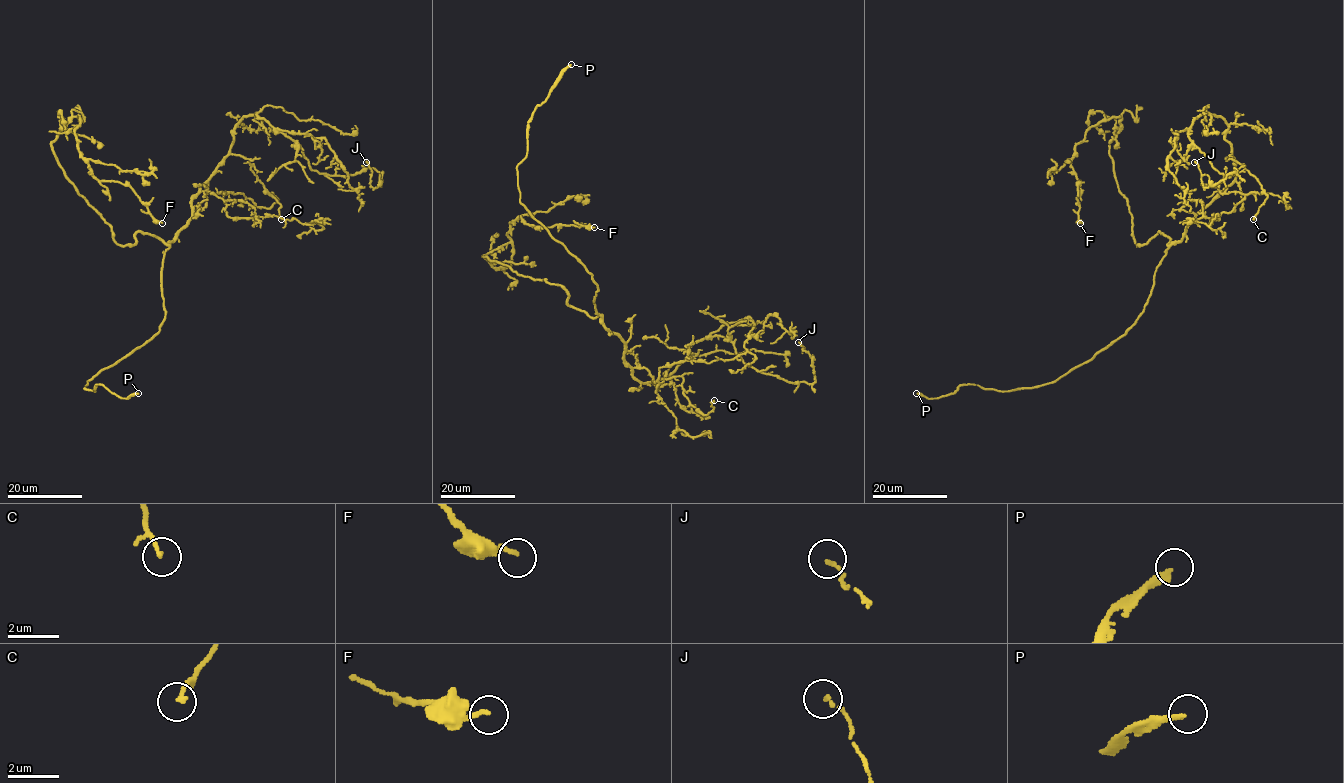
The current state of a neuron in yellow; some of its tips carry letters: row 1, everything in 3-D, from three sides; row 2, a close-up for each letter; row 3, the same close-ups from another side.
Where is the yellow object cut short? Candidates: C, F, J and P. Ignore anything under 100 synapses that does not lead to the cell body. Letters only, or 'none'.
P

